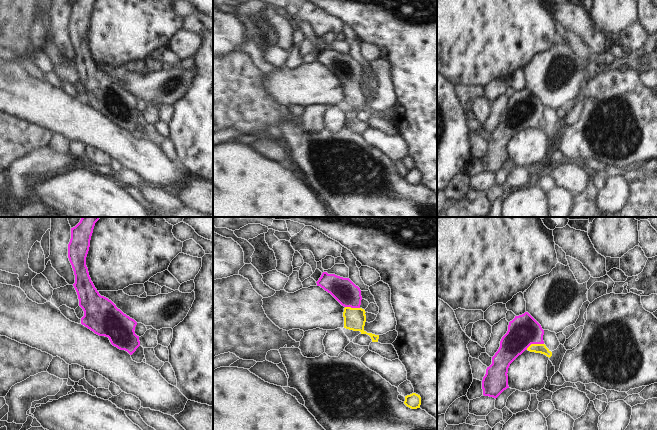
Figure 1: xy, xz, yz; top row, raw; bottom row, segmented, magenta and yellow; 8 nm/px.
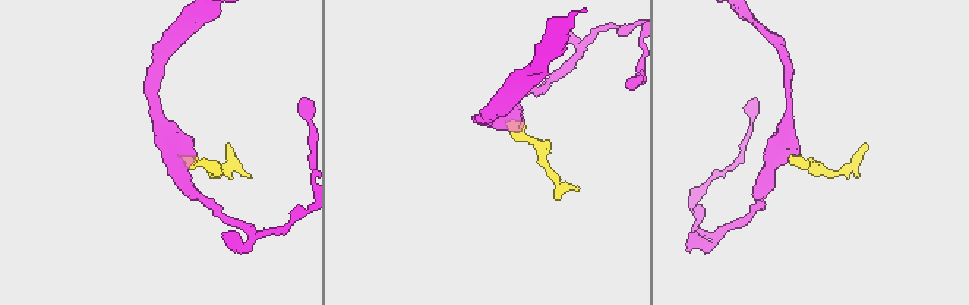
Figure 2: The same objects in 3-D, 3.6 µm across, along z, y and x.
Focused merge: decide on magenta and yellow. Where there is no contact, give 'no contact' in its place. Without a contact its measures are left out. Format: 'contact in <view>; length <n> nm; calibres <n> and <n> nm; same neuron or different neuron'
contact in yz; length 150 nm; calibres 240 and 80 nm; same neuron

